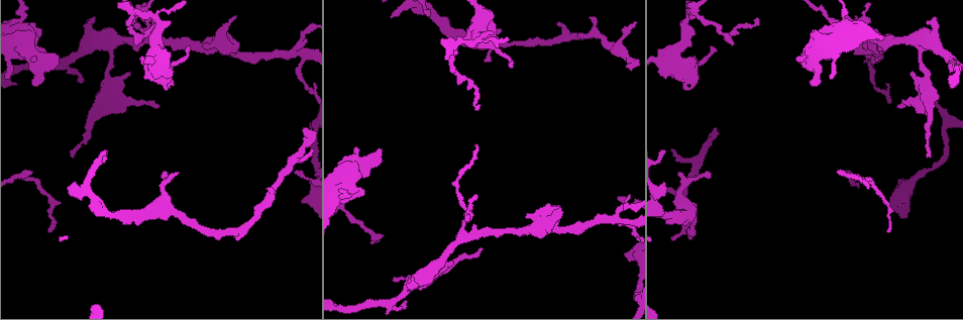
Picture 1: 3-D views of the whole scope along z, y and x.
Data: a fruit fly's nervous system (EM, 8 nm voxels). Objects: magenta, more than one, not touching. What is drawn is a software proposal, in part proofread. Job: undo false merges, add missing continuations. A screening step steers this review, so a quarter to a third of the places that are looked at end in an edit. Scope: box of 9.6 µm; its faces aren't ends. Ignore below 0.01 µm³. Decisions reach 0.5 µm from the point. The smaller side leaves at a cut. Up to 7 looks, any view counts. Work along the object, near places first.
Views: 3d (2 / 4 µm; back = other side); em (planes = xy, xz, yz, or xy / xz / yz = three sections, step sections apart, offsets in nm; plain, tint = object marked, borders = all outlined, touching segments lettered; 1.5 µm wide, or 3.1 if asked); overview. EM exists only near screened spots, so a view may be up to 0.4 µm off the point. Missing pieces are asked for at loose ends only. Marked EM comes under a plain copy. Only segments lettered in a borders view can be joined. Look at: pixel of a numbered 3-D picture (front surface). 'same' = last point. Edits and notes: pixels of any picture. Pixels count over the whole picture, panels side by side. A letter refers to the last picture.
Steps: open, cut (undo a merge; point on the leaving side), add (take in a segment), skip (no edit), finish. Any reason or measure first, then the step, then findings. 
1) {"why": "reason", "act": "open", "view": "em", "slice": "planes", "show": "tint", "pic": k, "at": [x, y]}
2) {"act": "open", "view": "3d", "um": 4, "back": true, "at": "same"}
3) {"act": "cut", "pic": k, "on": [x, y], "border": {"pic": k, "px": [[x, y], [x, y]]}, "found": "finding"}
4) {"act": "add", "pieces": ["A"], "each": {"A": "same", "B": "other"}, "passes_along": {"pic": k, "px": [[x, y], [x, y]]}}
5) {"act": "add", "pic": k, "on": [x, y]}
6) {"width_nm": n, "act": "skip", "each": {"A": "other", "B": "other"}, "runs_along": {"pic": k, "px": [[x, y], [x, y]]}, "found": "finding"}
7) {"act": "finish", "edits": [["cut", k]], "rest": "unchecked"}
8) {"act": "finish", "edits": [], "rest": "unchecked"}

{"act": "open", "view": "3d", "um": 4, "pic": 1, "at": [233, 16]}

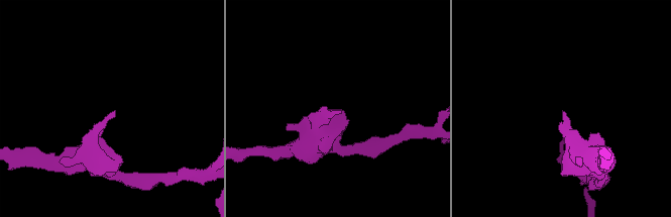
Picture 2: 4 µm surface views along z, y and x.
{"act": "open", "view": "em", "slice": "planes", "show": "borders", "pic": 2, "at": [341, 109]}

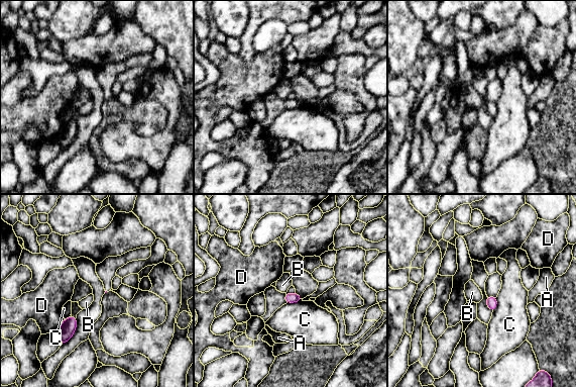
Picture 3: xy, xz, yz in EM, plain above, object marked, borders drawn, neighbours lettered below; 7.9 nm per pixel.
{"act": "skip", "each": {"A": "other", "B": "other", "C": "other", "D": "other"}, "border": {"pic": 3, "px": [[496, 297], [496, 308], [492, 312]]}, "found": "no lettered segment goes on from it"}

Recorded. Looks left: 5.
{"act": "open", "view": "em", "slice": "planes", "show": "tint", "pic": 1, "at": [89, 22]}

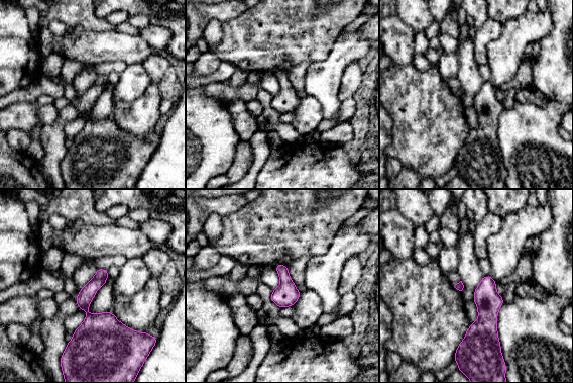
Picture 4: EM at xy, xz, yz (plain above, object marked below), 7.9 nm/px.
{"act": "open", "view": "em", "slice": "planes", "show": "borders", "at": "same"}

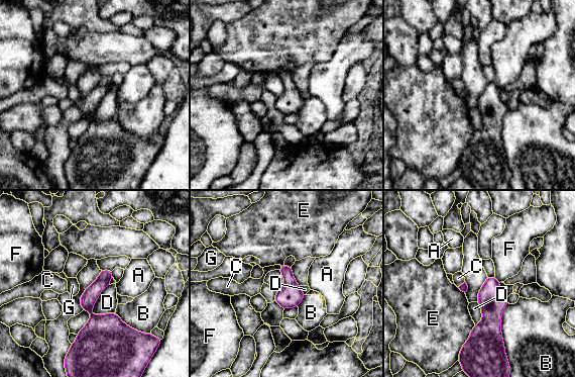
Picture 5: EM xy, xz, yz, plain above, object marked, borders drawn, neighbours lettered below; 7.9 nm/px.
{"act": "add", "pieces": ["G"], "each": {"A": "other", "B": "other", "C": "other", "D": "other", "E": "other", "F": "other", "G": "same"}, "passes_along": {"pic": 5, "px": [[290, 296], [275, 296], [267, 292]]}, "found": "it goes on there"}

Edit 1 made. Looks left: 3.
{"why": "tapers out", "act": "open", "view": "3d", "um": 4, "pic": 1, "at": [759, 20]}

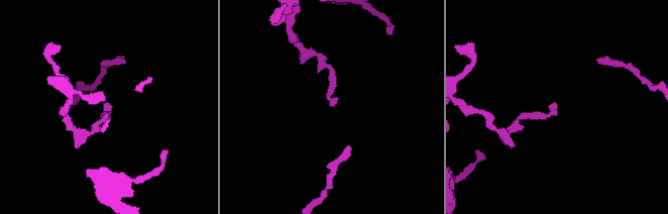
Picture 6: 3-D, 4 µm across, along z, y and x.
{"why": "need the tissue", "act": "open", "view": "em", "slice": "planes", "show": "borders", "pic": 6, "at": [556, 104]}

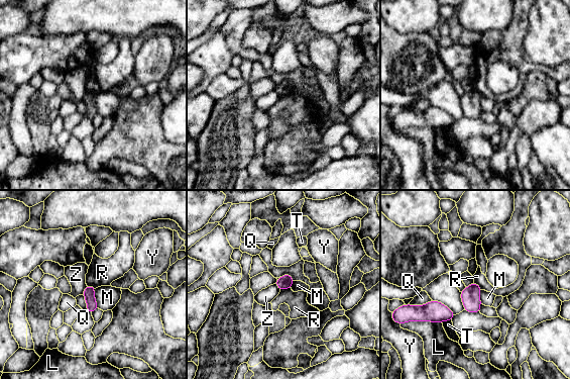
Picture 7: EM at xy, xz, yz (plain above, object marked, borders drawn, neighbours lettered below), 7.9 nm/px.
{"width_nm": 80, "act": "skip", "each": {"L": "other", "M": "other", "Q": "other", "R": "other", "T": "other", "Y": "other", "Z": "other"}, "border": {"pic": 7, "px": [[290, 287], [280, 290]]}, "found": "no lettered segment goes on from it"}

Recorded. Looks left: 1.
{"act": "finish", "edits": [["add", 5]], "rest": "unchecked"}

